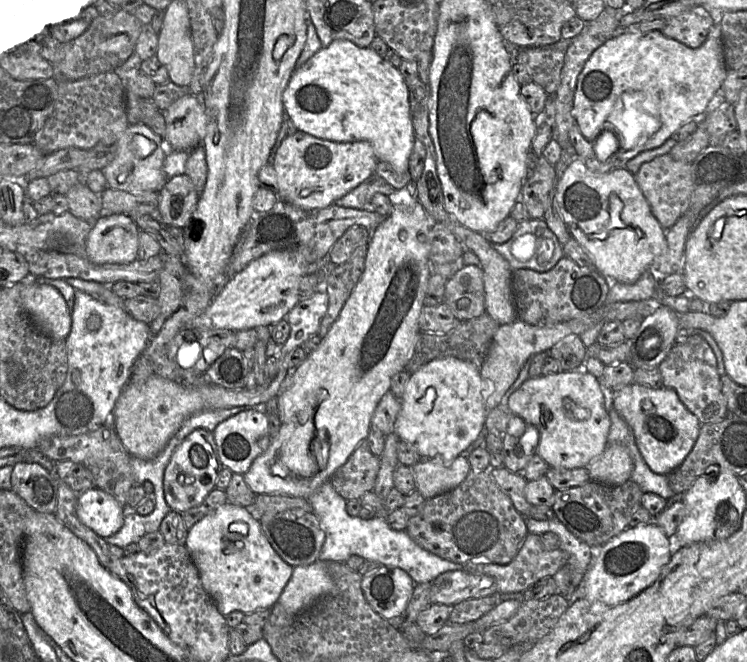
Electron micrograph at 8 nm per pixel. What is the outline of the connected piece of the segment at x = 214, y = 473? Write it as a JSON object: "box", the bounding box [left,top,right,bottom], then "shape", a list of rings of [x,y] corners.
{"box":[164,428,222,513],"shape":[[[204,428],[191,432],[174,451],[164,472],[164,496],[171,510],[183,513],[201,504],[215,489],[222,467],[213,432]]]}

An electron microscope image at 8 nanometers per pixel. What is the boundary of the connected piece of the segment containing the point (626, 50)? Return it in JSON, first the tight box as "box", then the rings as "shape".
{"box":[572,23,727,162],"shape":[[[718,23],[712,26],[699,48],[687,47],[658,30],[623,33],[607,40],[585,63],[577,81],[572,116],[580,132],[592,143],[603,131],[613,131],[618,138],[619,149],[609,159],[627,162],[642,152],[663,145],[685,122],[705,115],[727,73],[721,27]]]}

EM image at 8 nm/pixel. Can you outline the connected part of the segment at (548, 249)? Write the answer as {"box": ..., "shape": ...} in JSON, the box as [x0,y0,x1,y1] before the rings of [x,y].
{"box":[492,218,565,272],"shape":[[[543,218],[519,222],[517,230],[508,241],[492,245],[509,262],[513,271],[532,269],[537,272],[547,272],[565,256],[563,246]]]}

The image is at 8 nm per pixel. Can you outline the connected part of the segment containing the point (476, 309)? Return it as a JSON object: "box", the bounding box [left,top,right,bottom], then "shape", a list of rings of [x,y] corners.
{"box":[444,265,486,321],"shape":[[[466,265],[448,279],[444,303],[460,321],[486,312],[483,270],[479,265]]]}

